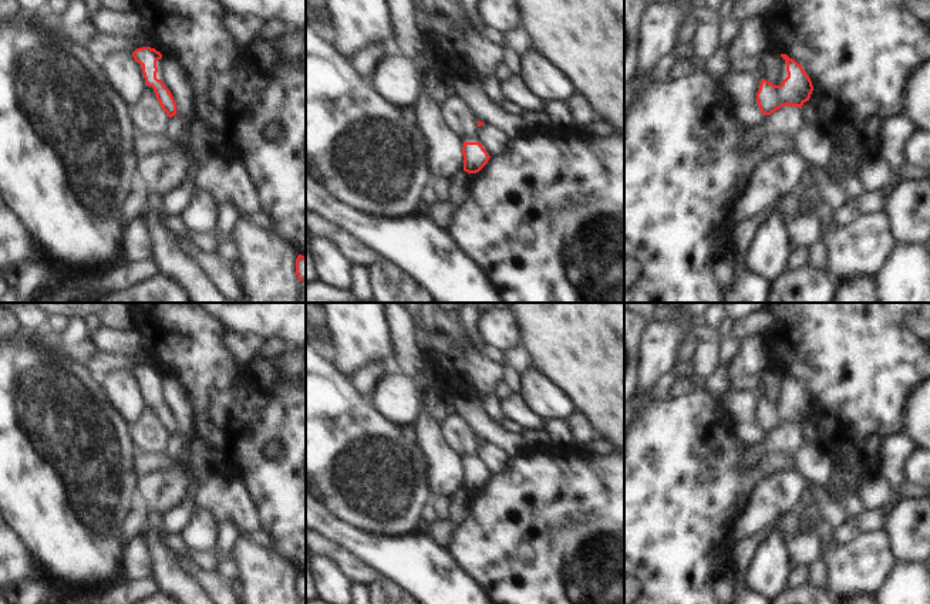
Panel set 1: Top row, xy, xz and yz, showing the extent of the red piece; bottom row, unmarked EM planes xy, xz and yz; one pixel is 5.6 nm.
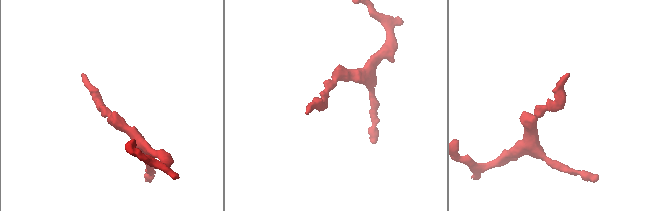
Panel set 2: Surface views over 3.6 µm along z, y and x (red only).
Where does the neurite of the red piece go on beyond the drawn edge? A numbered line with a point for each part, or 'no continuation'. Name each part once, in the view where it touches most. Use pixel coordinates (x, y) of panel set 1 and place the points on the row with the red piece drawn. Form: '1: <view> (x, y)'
no continuation

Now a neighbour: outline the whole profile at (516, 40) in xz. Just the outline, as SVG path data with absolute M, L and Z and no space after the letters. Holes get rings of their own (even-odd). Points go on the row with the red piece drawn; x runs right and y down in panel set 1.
M520 26L503 33L503 47L519 57L532 48L530 38Z

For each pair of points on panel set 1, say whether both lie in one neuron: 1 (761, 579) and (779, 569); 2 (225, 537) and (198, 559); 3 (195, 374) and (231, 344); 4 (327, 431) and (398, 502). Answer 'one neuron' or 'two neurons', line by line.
1: one neuron
2: one neuron
3: two neurons
4: one neuron

